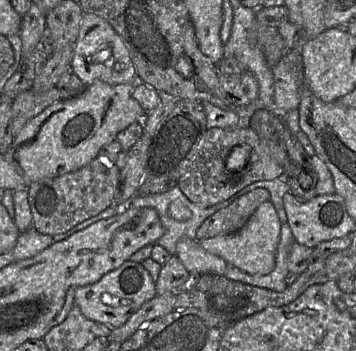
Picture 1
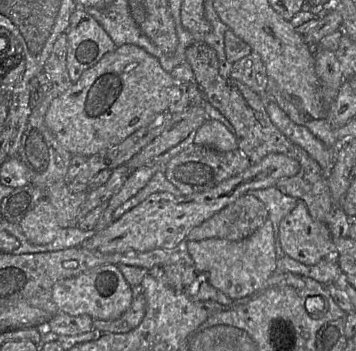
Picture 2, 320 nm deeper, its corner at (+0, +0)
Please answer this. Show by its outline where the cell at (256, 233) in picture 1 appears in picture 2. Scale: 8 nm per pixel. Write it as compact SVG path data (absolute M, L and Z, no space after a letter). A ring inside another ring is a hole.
M269 219L243 240L187 240L187 248L196 268L206 274L208 282L232 300L248 296L258 290L274 274L278 260L273 225Z

